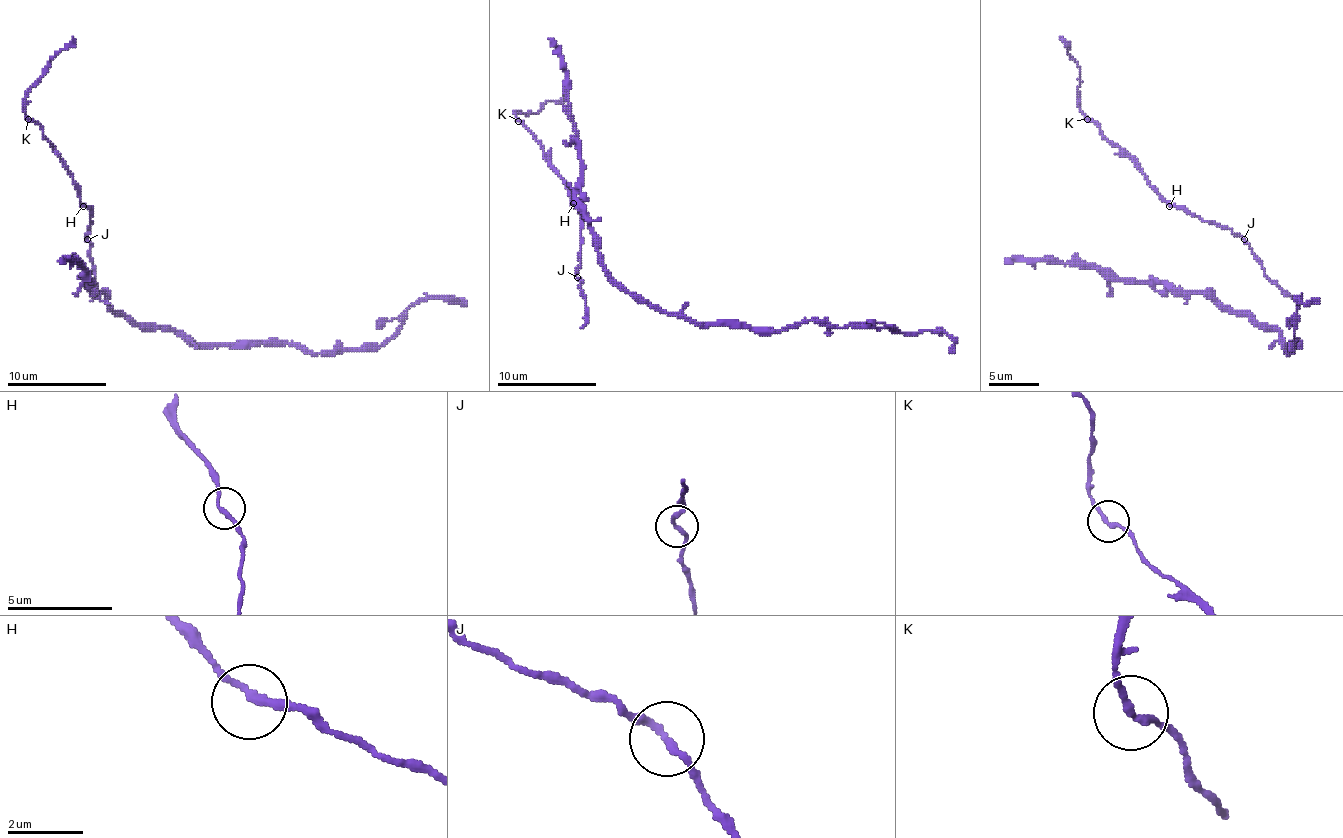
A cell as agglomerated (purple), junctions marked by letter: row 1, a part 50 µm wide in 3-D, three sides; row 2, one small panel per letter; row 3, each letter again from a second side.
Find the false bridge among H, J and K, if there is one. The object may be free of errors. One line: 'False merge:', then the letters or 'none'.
False merge: none

